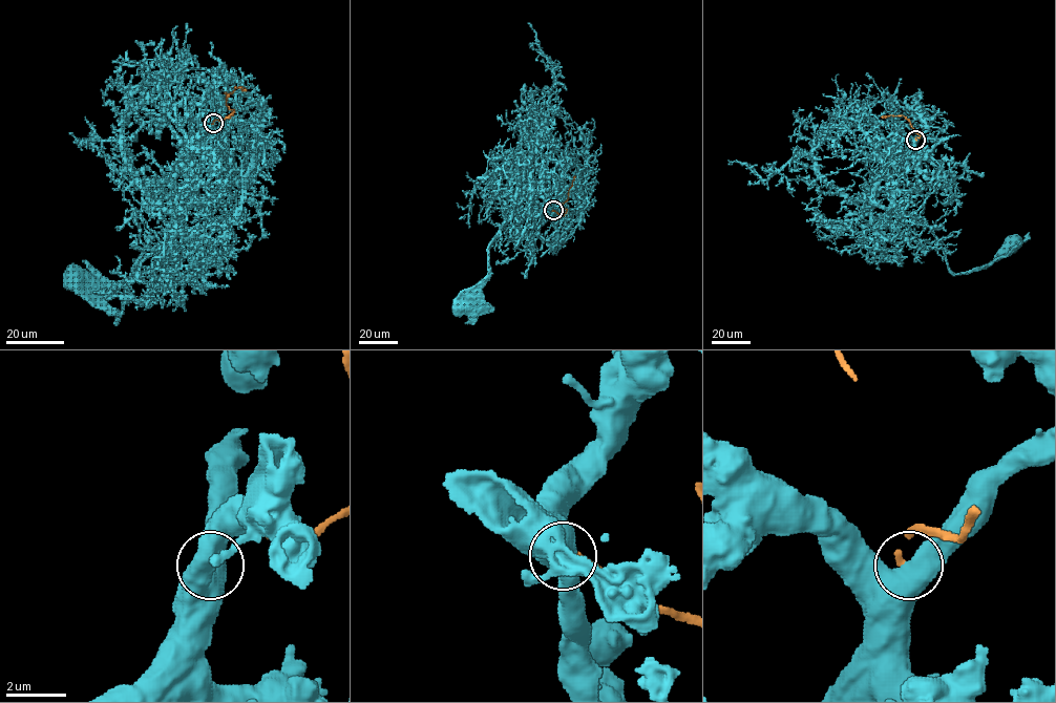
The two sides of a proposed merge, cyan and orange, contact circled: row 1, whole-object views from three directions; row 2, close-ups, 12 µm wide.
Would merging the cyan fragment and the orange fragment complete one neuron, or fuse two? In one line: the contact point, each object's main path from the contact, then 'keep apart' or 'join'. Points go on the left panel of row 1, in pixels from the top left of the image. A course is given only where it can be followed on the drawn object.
(213, 123) | cyan via (212, 123), (206, 134), (190, 144), (174, 176), (176, 226), (151, 238), (130, 274), (117, 322), (80, 280) | orange via (212, 123), (224, 120), (233, 111), (226, 101), (235, 87), (245, 89) | keep apart

